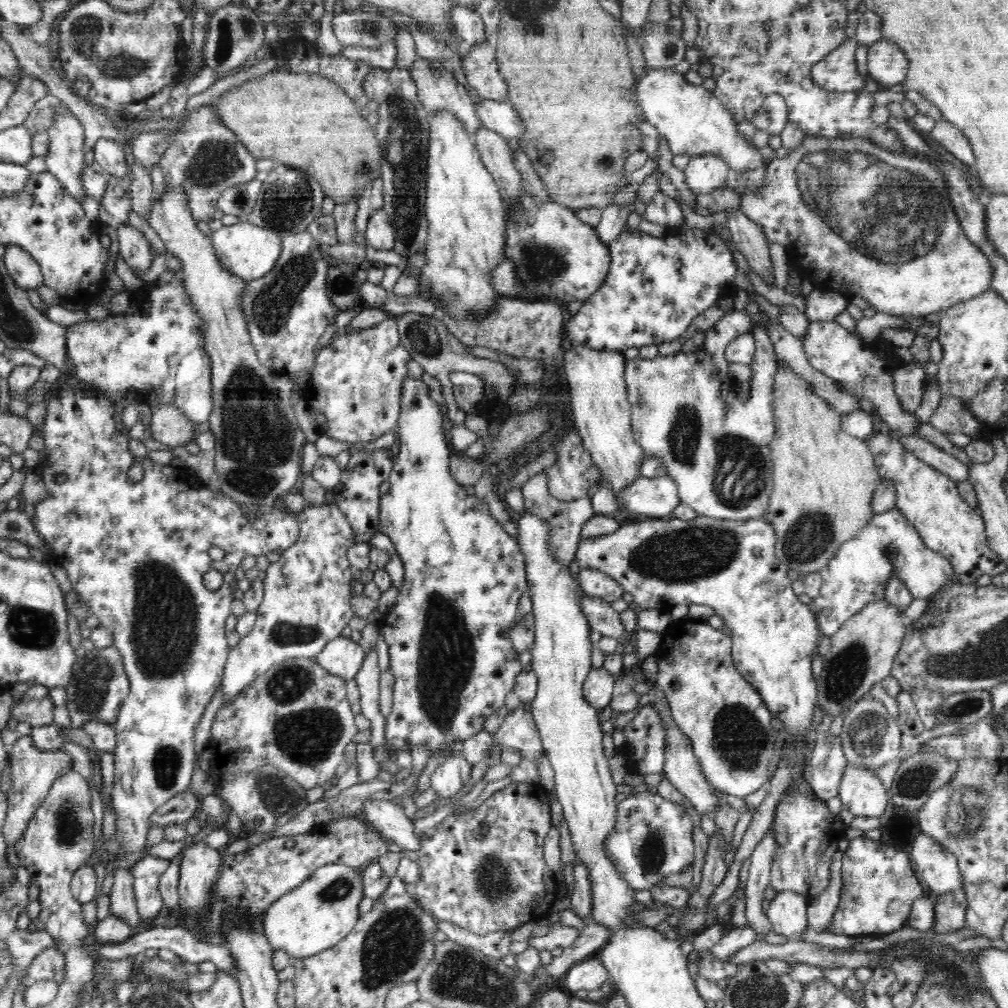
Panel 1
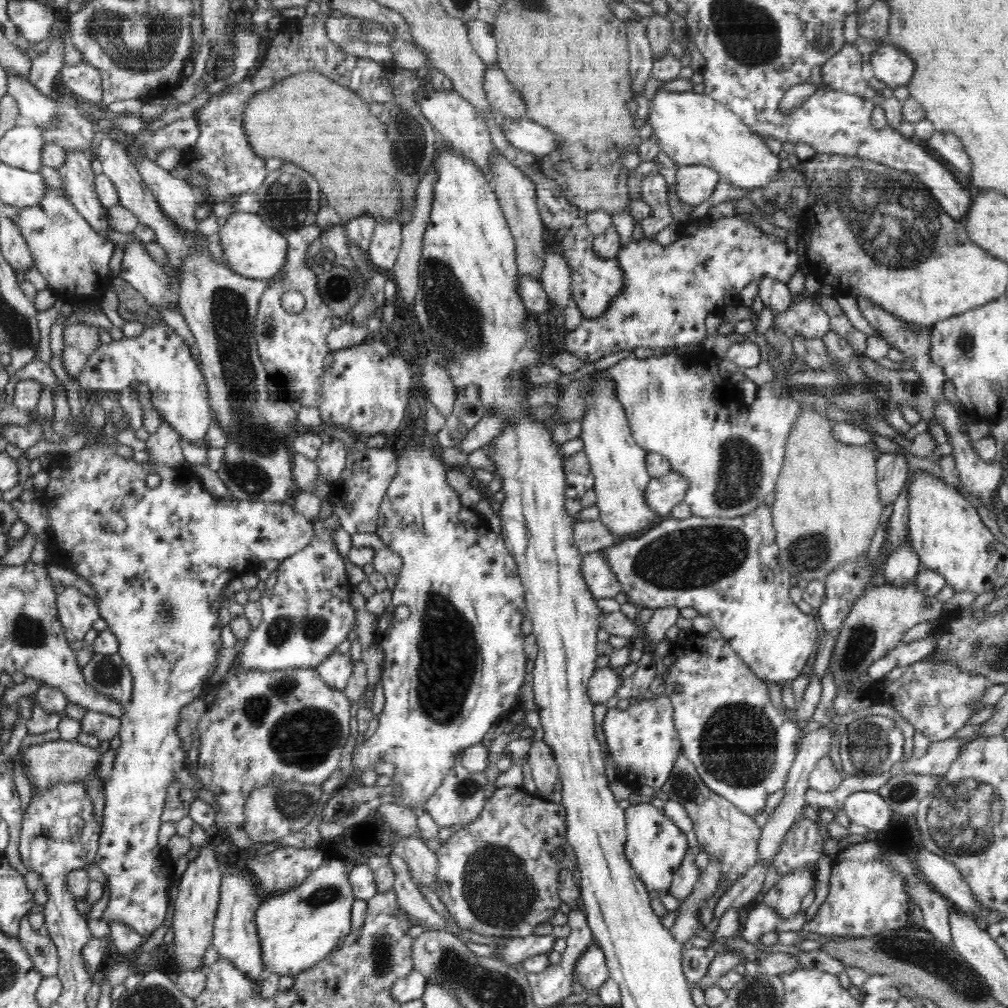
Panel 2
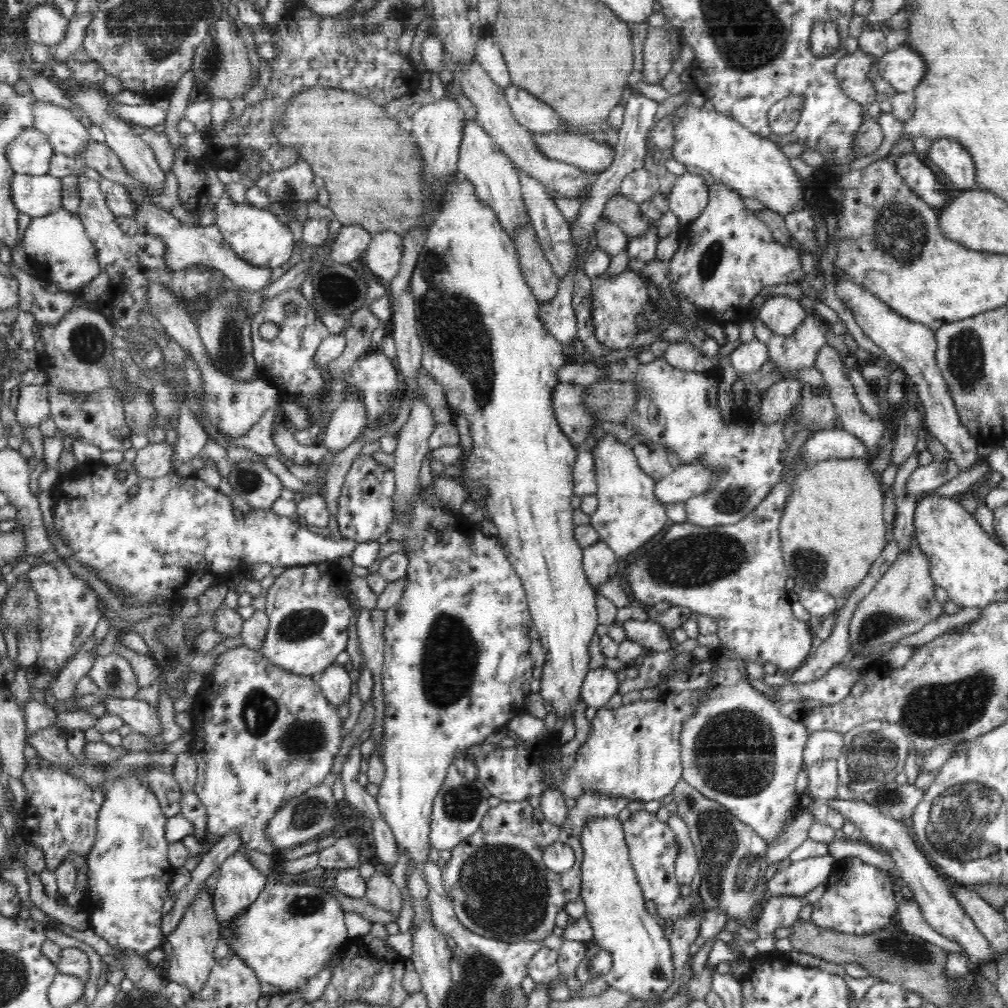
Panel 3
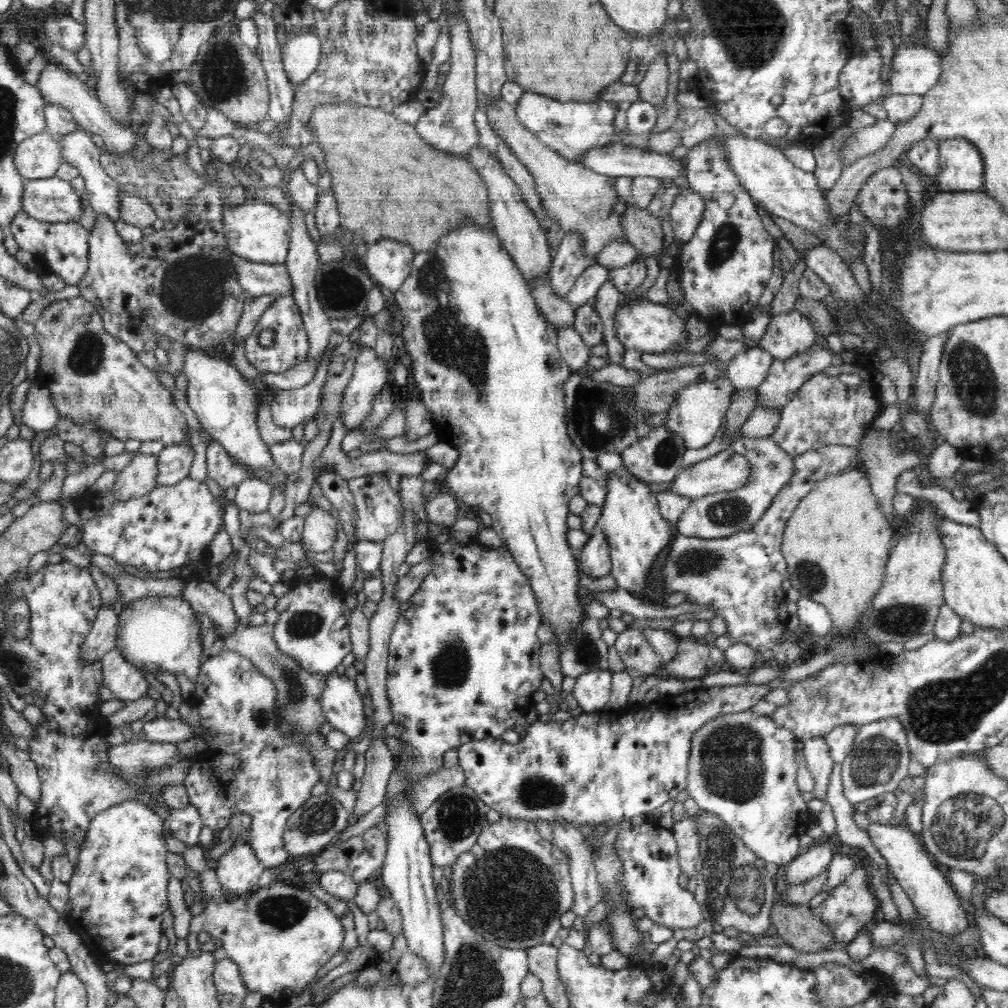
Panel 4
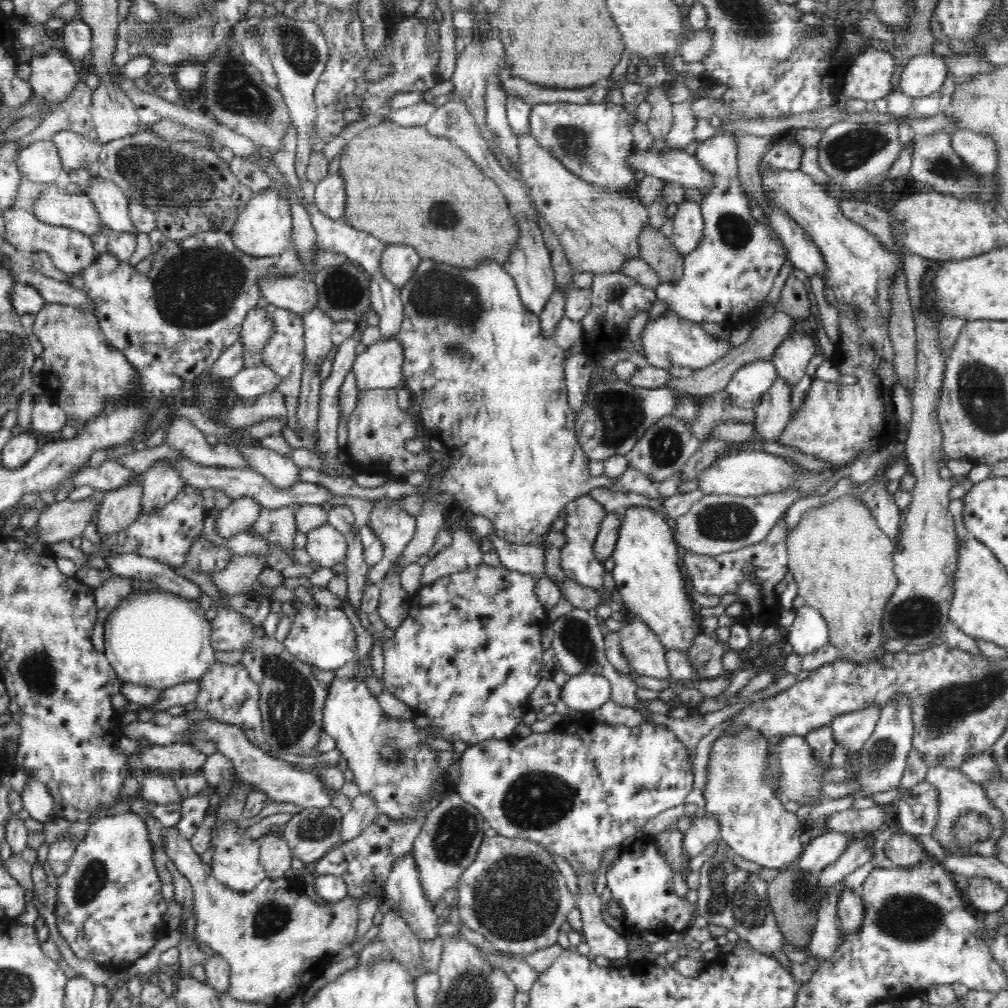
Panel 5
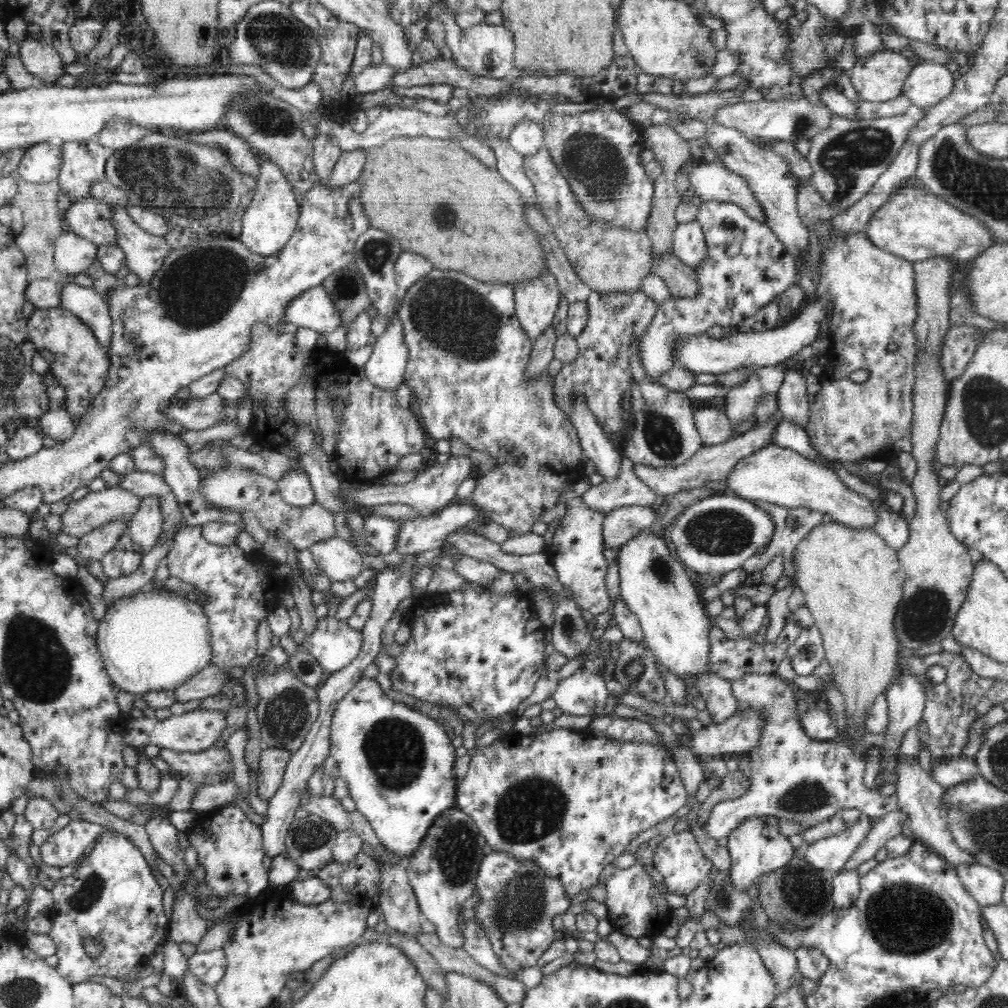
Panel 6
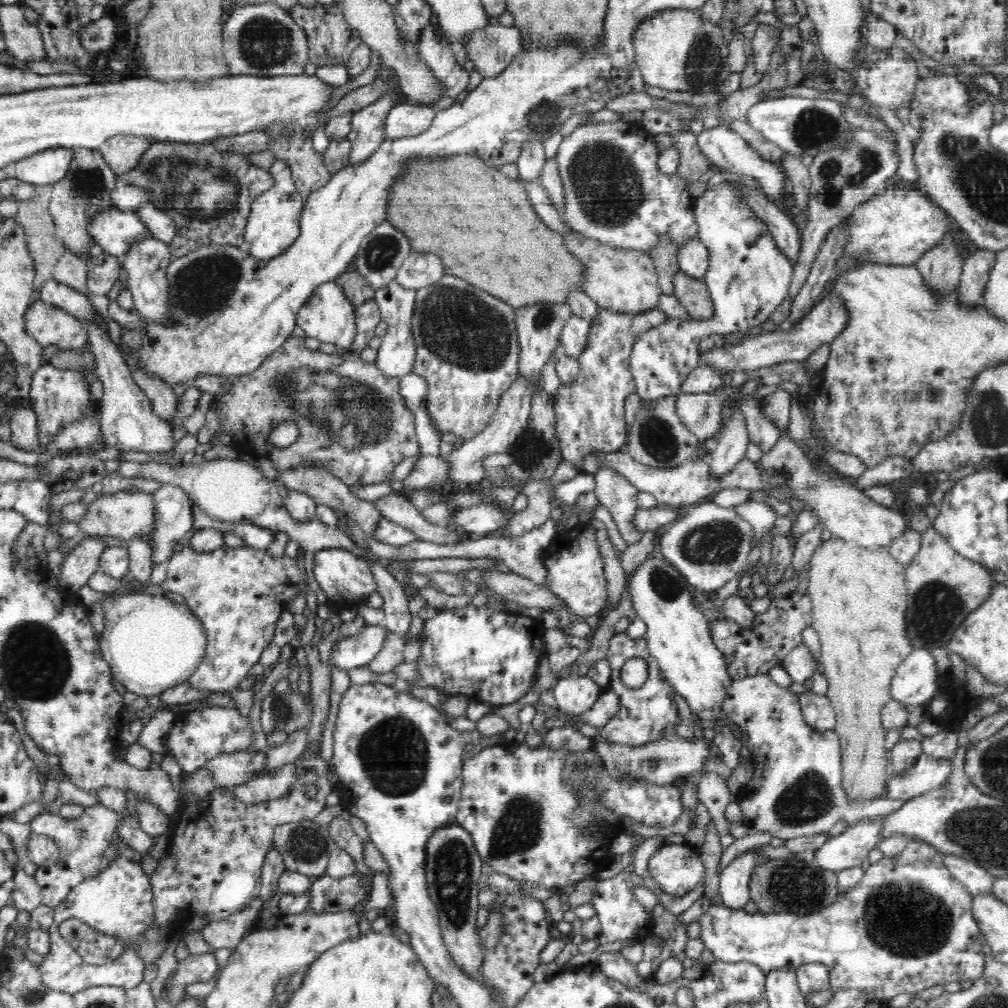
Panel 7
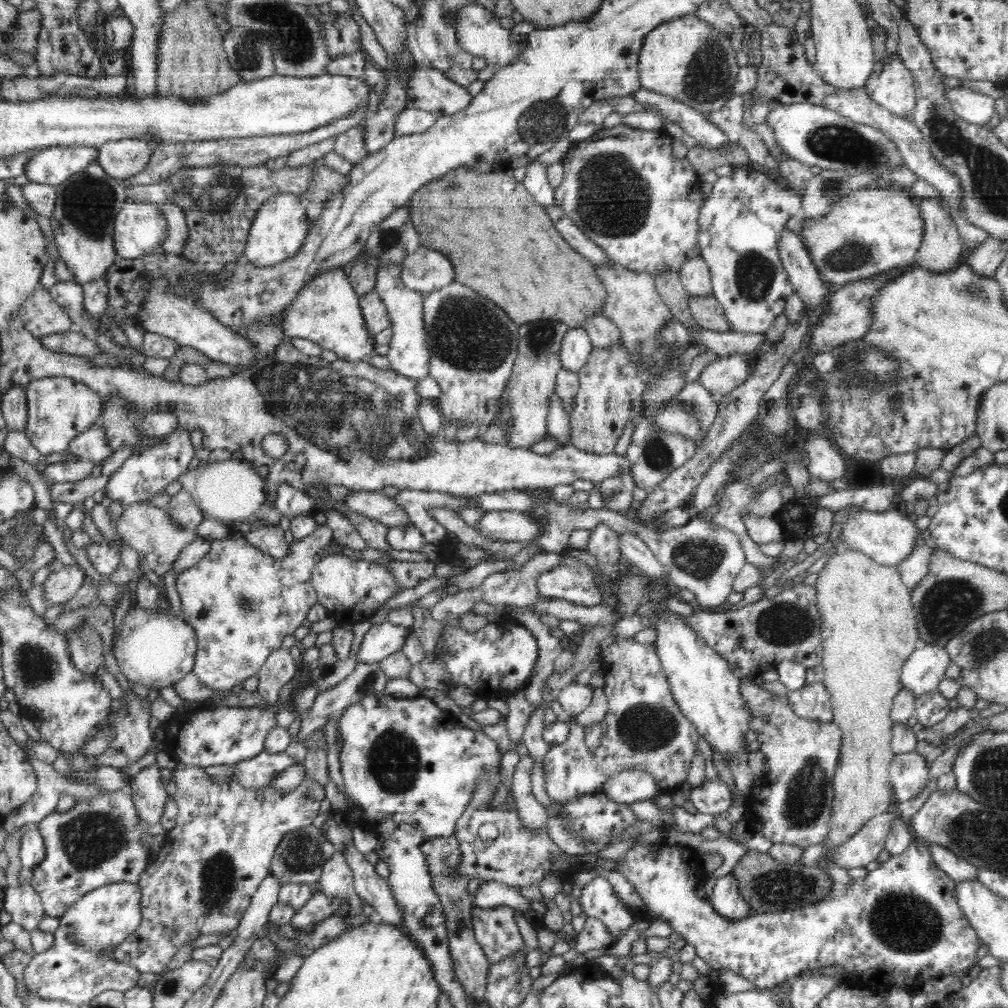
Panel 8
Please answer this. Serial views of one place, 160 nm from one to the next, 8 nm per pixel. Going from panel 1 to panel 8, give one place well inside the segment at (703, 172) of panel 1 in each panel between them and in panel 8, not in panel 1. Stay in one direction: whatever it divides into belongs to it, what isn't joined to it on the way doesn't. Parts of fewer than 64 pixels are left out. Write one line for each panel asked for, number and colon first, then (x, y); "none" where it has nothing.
2: (695, 183)
3: (688, 198)
4: (687, 211)
5: (688, 225)
6: (689, 245)
7: (693, 258)
8: (694, 274)

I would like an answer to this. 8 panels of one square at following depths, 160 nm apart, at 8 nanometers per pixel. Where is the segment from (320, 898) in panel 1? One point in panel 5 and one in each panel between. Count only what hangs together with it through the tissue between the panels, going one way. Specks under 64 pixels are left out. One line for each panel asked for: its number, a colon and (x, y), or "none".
2: (297, 929)
3: (288, 934)
4: (280, 936)
5: (272, 939)

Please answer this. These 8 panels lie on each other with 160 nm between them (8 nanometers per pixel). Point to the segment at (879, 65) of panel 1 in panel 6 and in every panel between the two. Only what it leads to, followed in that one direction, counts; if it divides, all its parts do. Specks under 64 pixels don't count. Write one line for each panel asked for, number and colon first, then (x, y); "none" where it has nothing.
2: (892, 66)
3: (904, 68)
4: (915, 69)
5: (924, 74)
6: (928, 82)

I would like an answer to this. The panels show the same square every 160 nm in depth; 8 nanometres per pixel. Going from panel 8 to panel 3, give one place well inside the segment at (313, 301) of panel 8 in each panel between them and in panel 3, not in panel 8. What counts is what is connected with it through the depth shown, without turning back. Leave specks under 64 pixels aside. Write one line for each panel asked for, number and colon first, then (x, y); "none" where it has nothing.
3: (186, 245)
4: (255, 278)
5: (292, 293)
6: (313, 309)
7: (328, 315)

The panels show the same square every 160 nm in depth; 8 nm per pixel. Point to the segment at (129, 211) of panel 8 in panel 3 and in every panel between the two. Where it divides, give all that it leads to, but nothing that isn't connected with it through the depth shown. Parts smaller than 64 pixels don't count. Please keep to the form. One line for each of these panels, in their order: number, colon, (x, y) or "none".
3: (36, 196)
4: (50, 199)
5: (55, 206)
6: (88, 217)
7: (115, 231)

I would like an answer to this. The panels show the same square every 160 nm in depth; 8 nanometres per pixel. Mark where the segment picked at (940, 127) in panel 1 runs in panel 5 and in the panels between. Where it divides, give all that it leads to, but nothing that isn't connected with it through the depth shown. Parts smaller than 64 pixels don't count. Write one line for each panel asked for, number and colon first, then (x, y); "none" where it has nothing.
2: (949, 147)
3: (954, 161)
4: (961, 167)
5: (977, 150)

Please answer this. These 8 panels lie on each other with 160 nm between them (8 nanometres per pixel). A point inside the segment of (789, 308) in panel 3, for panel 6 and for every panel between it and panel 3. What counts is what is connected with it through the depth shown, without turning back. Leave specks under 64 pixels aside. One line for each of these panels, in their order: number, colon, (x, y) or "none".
4: (787, 334)
5: (791, 358)
6: (794, 404)

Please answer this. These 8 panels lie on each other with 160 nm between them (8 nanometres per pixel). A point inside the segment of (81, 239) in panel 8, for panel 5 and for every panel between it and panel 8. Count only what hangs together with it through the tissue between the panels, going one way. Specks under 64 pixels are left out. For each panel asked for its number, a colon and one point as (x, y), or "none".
5: (76, 152)
6: (84, 163)
7: (84, 192)

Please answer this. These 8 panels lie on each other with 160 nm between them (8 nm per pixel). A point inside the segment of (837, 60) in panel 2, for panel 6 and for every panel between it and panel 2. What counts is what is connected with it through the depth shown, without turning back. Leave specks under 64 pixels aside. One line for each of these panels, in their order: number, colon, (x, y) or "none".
3: (852, 72)
4: (860, 83)
5: (869, 78)
6: (880, 76)

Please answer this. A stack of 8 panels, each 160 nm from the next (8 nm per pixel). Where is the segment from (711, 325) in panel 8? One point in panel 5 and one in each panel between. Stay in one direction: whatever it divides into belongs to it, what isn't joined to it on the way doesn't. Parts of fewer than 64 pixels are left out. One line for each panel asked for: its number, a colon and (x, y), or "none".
5: (656, 249)
6: (681, 279)
7: (694, 296)

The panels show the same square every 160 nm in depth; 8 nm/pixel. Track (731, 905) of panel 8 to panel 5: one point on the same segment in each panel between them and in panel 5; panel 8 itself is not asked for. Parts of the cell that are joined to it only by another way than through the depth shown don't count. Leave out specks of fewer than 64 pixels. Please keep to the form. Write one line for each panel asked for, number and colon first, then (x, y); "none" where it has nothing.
5: (754, 825)
6: (755, 848)
7: (734, 880)

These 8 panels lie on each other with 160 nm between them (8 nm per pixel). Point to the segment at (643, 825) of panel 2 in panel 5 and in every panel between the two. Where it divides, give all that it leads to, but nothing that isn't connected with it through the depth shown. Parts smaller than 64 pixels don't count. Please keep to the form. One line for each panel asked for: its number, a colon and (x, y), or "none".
3: (653, 848)
4: (648, 853)
5: (641, 881)

